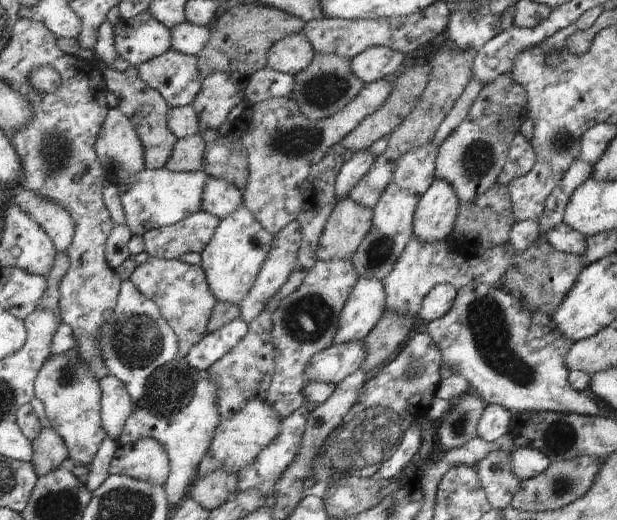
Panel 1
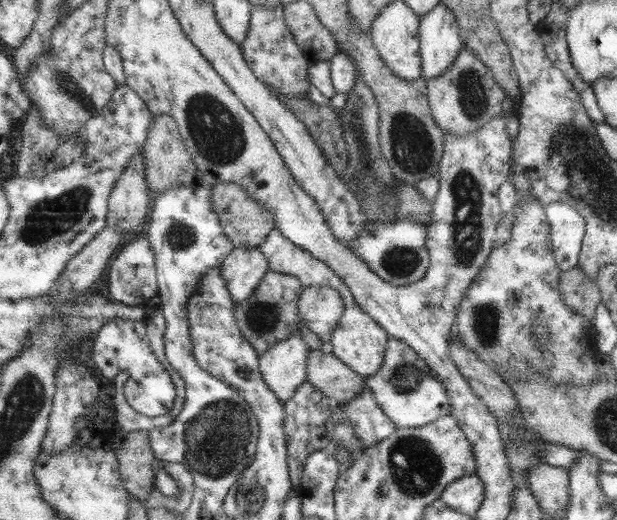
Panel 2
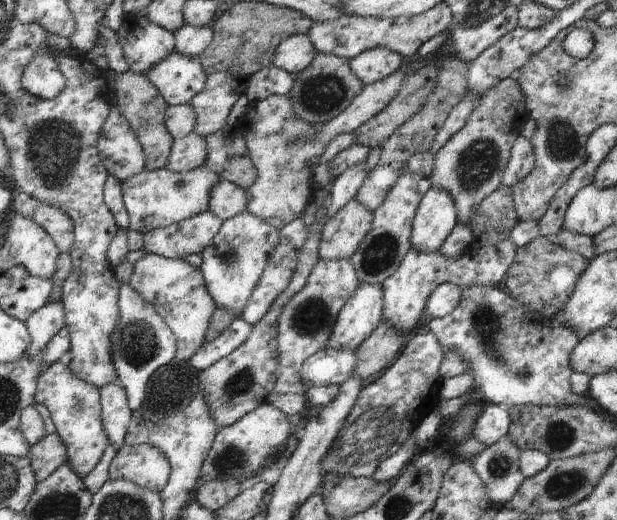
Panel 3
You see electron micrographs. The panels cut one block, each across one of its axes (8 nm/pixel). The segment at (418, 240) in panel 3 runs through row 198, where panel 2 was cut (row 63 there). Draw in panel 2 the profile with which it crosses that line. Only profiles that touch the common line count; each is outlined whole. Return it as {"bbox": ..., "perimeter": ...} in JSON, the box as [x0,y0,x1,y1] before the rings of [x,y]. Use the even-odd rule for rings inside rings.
{"bbox":[418,2,462,81],"perimeter":[[[441,2],[418,19],[420,77],[427,81],[443,74],[451,66],[462,48],[461,39],[453,13]]]}

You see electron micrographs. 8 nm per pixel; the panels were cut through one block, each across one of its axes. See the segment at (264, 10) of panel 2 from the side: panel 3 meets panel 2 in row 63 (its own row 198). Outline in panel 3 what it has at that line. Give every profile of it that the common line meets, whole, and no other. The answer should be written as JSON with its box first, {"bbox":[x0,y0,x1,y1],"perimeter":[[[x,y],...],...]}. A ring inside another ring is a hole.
{"bbox":[231,70,407,231],"perimeter":[[[395,70],[385,78],[362,85],[361,90],[354,96],[347,108],[323,124],[309,124],[299,120],[293,114],[291,103],[287,96],[268,96],[250,104],[245,116],[239,118],[231,127],[231,133],[241,136],[248,150],[248,156],[257,172],[257,178],[246,192],[247,211],[277,231],[292,220],[299,219],[308,200],[309,178],[311,170],[319,164],[322,148],[337,134],[349,133],[373,118],[401,88],[401,82],[407,78],[407,70]]]}

